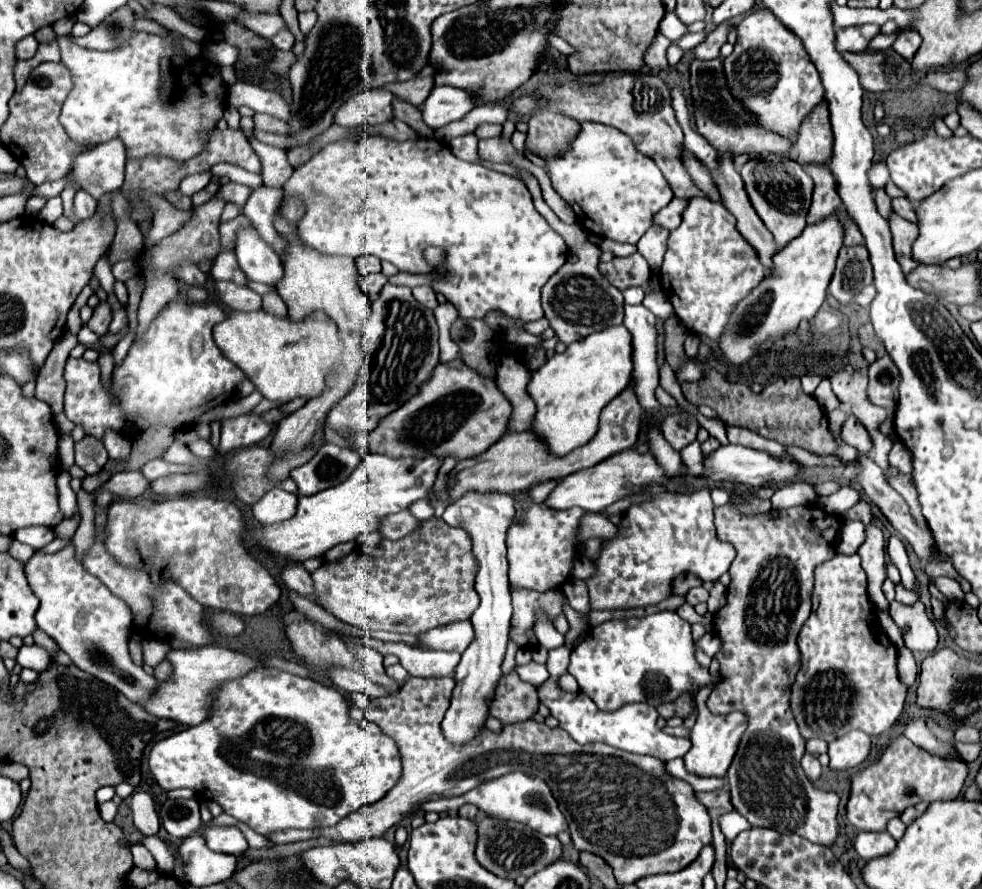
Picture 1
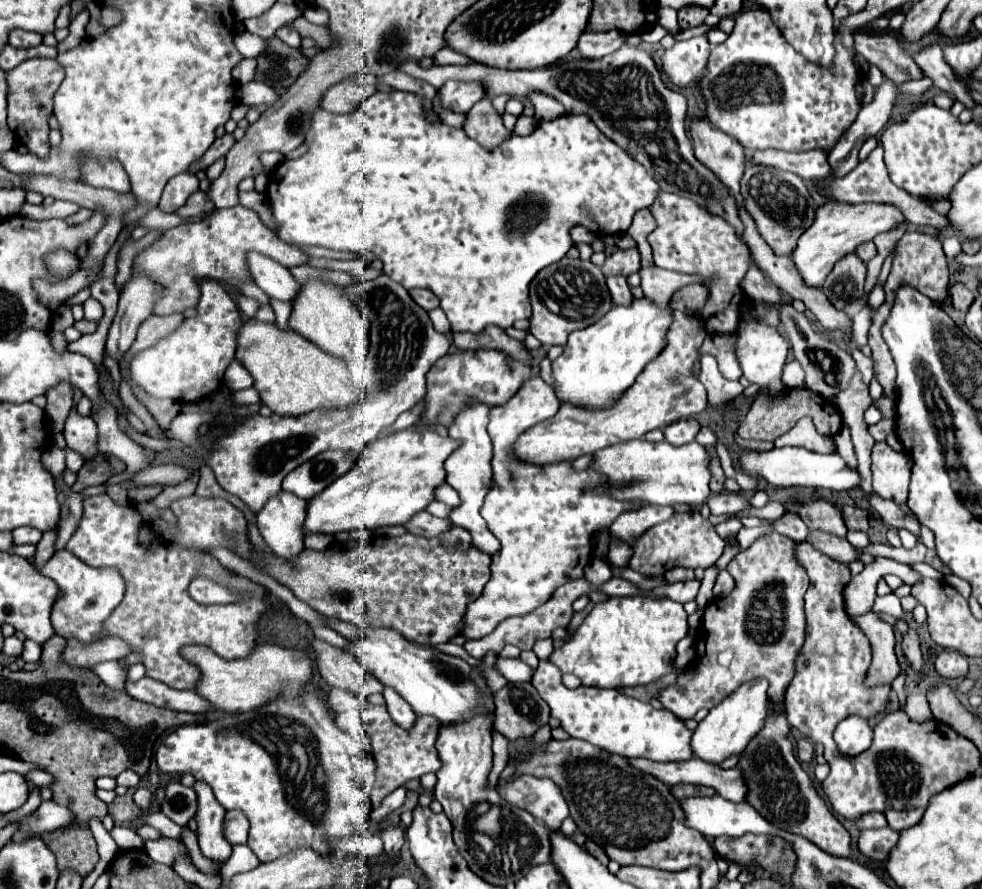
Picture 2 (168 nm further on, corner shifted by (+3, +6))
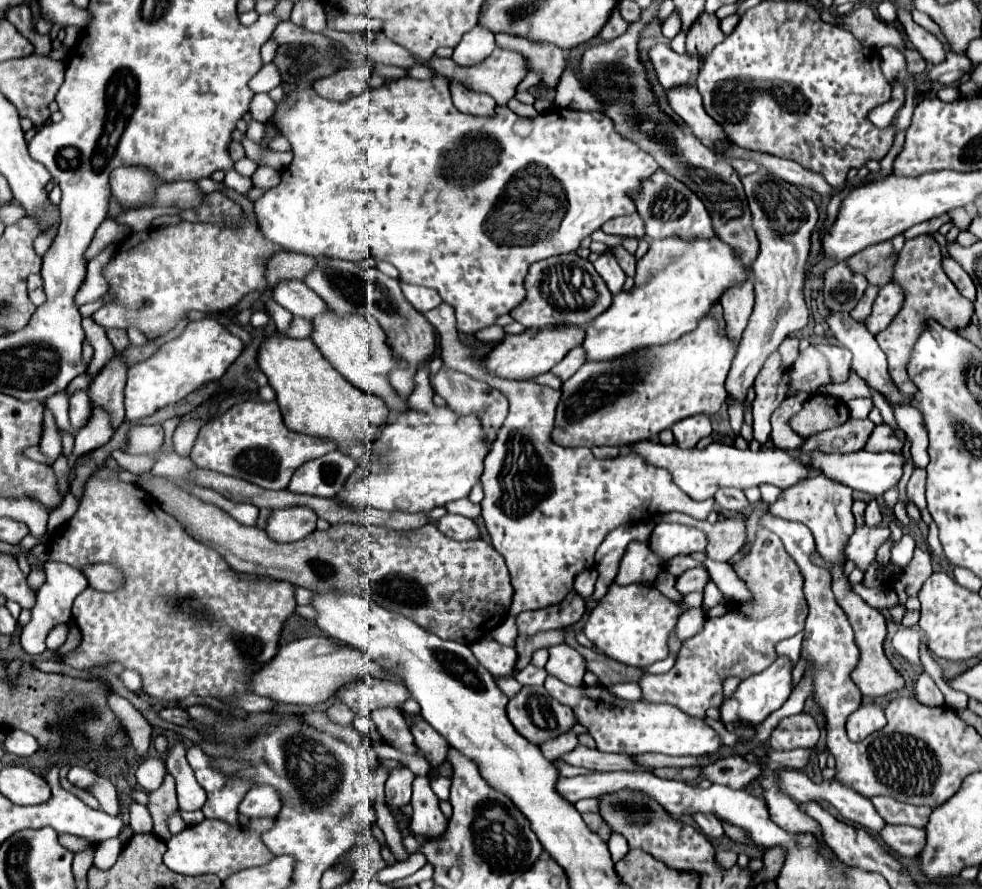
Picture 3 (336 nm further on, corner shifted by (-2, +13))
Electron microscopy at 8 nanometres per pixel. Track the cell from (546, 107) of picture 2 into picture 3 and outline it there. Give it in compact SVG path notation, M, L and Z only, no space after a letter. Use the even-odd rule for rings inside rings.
M496 35L496 45L502 49L518 51L524 55L526 63L530 63L530 71L538 71L542 77L542 87L556 89L560 83L560 75L566 69L564 51L550 43L530 43L528 39L514 35Z

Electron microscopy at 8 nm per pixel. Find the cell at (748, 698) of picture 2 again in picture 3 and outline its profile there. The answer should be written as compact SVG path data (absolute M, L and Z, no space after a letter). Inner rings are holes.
M778 657L768 669L764 669L762 673L752 675L750 679L744 679L738 689L722 701L720 705L720 721L724 725L758 725L762 723L770 713L774 713L776 709L782 707L782 703L788 699L790 691L792 691L792 663L786 657Z

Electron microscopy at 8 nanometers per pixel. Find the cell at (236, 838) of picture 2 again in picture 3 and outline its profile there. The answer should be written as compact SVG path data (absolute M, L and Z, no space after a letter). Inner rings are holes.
M252 787L238 807L240 815L248 819L256 817L274 817L280 811L278 795L274 795L272 787Z

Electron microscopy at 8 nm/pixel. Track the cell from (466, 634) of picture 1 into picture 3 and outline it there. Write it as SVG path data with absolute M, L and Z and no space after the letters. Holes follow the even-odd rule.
M440 303L436 309L428 311L426 319L430 319L430 323L440 335L440 355L446 367L490 383L502 395L506 395L506 399L516 399L516 401L508 401L510 403L508 417L500 427L490 453L484 459L484 473L480 477L480 483L484 489L482 519L490 535L490 543L506 561L506 567L510 571L510 583L514 587L512 603L506 611L508 617L514 617L520 611L542 609L542 607L560 603L566 597L566 593L572 589L574 577L580 571L594 567L594 553L598 545L618 525L648 521L668 511L680 511L680 513L692 515L694 519L708 517L708 513L714 507L714 499L700 501L700 503L692 501L686 493L674 487L670 473L666 469L646 465L644 459L636 457L634 453L622 453L614 459L596 459L588 447L566 449L550 443L550 427L554 427L554 415L562 393L552 387L538 385L534 381L508 381L508 379L492 377L480 361L478 349L466 347L464 343L460 343L454 309L448 303Z

